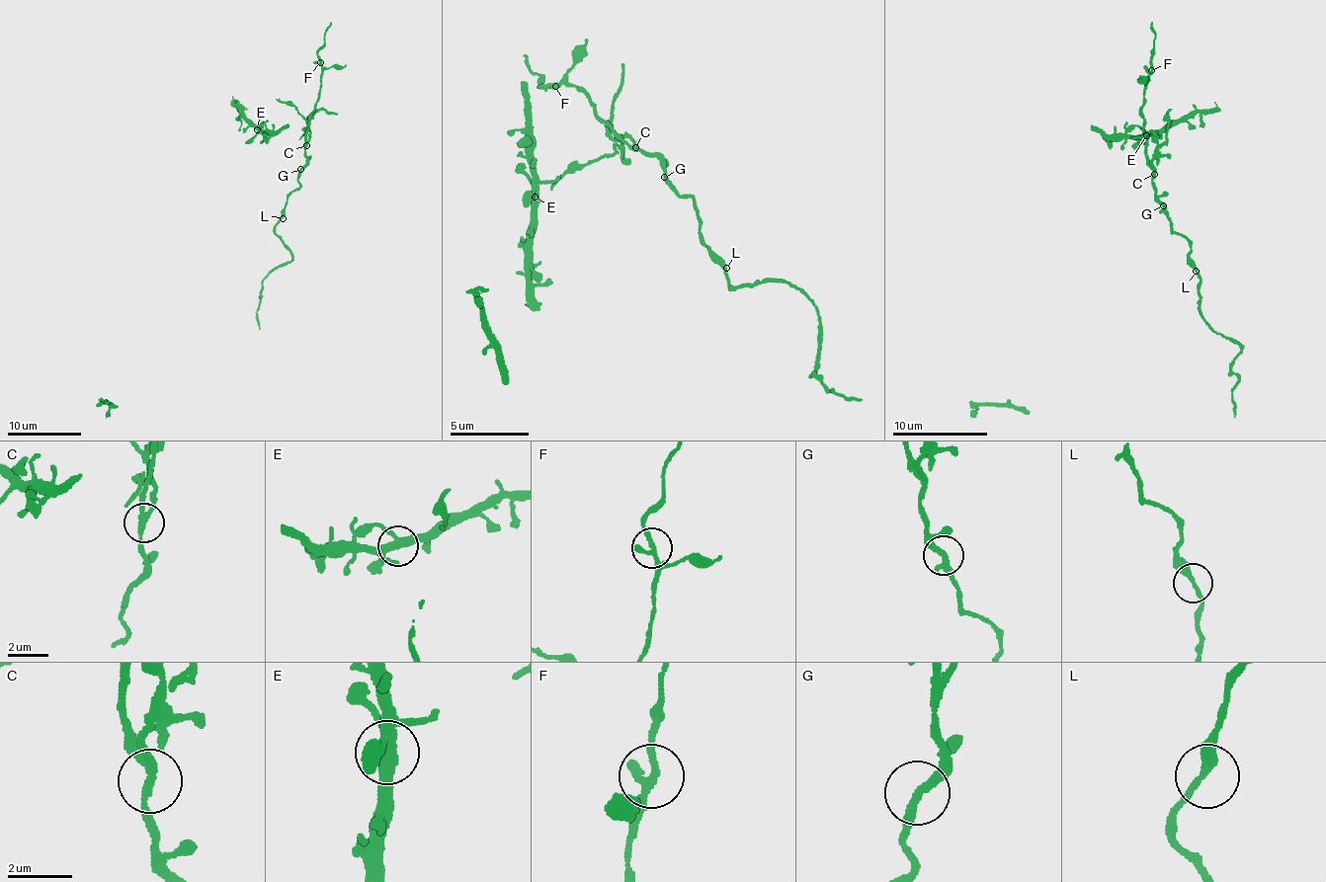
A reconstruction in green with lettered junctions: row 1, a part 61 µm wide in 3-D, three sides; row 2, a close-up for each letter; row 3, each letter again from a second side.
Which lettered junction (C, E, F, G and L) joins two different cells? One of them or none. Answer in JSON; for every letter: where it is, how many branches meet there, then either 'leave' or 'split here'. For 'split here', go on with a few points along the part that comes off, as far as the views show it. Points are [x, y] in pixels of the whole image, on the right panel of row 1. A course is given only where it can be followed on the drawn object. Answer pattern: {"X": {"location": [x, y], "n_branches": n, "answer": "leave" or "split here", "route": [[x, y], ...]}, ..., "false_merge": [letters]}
{"C": {"location": [1154, 174], "n_branches": 3, "answer": "split here", "route": [[1153, 175], [1152, 154], [1166, 139], [1170, 110]]}, "E": {"location": [1146, 135], "n_branches": 5, "answer": "leave"}, "F": {"location": [1151, 70], "n_branches": 3, "answer": "leave"}, "G": {"location": [1163, 205], "n_branches": 2, "answer": "leave"}, "L": {"location": [1196, 271], "n_branches": 2, "answer": "leave"}, "false_merge": ["C"]}

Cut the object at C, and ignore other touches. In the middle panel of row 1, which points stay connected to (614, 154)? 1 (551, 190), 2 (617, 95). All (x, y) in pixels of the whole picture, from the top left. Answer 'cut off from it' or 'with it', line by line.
1: with it
2: with it

